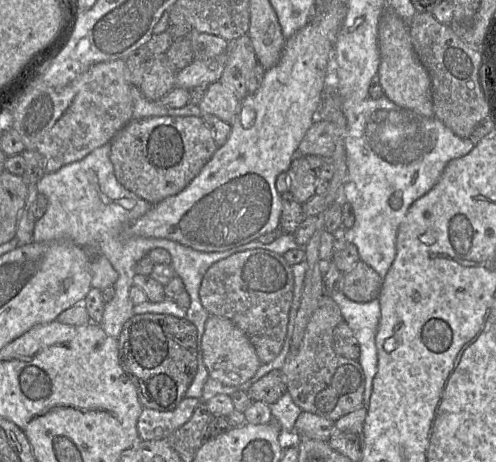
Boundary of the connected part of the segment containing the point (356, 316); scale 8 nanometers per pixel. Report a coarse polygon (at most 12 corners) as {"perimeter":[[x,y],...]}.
{"perimeter":[[328,295],[339,307],[358,344],[365,377],[363,407],[369,406],[377,371],[379,300]]}

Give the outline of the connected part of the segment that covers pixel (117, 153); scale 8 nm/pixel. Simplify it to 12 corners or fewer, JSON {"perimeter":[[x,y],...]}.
{"perimeter":[[201,116],[131,120],[110,145],[117,181],[151,204],[218,149]]}

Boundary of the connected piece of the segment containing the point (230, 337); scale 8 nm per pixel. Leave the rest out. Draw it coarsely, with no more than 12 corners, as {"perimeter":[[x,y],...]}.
{"perimeter":[[210,315],[202,336],[209,377],[250,380],[262,362],[232,321]]}

